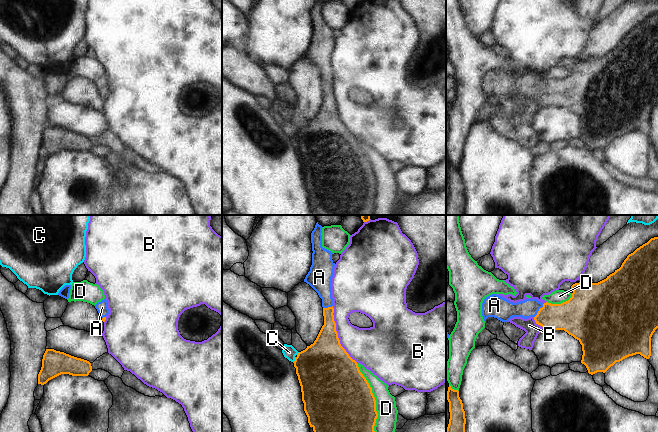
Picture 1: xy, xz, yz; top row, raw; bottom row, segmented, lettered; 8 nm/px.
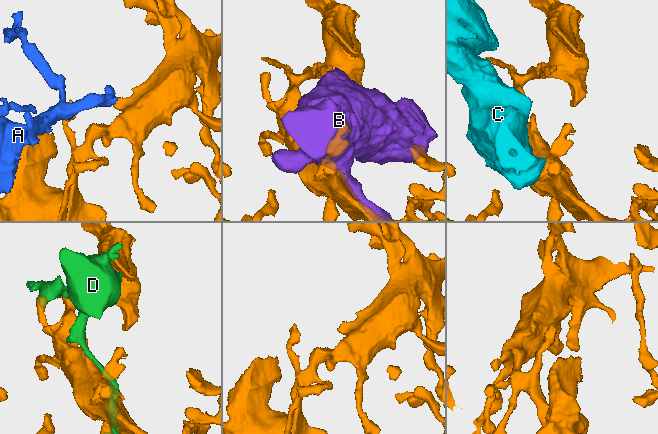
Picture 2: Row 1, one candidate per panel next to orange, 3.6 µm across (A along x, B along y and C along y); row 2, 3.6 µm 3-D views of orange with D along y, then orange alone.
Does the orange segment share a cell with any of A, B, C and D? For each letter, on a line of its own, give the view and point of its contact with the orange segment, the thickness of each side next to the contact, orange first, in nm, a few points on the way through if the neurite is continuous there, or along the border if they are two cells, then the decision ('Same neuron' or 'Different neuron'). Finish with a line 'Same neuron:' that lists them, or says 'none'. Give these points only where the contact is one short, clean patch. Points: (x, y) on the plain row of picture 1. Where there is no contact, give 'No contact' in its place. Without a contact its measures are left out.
A: Touches orange at yz (538, 87). Thickness 240 nm (orange) against 150 nm. Path across: yz (568, 92), (549, 92), (538, 87), (534, 84), (528, 84). Same neuron
B: Touches orange at xz (337, 111). Thickness 380 nm (orange) against 300 nm. Different neuron
C: Touches orange at xz (295, 136). Thickness 440 nm (orange) against 110 nm. Different neuron
D: Touches orange at xz (375, 177). Thickness 500 nm (orange) against 170 nm. Different neuron
Same neuron: A.

